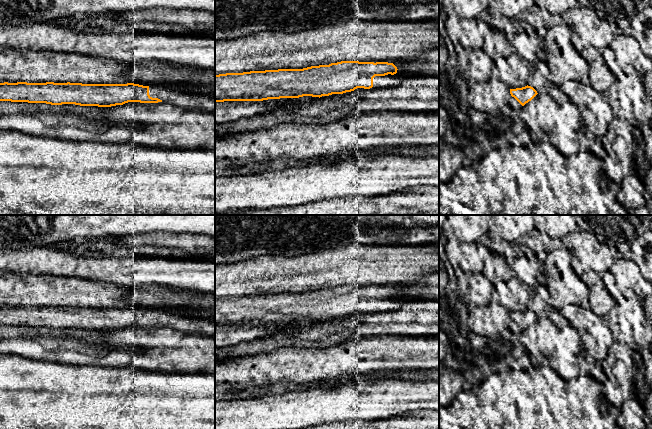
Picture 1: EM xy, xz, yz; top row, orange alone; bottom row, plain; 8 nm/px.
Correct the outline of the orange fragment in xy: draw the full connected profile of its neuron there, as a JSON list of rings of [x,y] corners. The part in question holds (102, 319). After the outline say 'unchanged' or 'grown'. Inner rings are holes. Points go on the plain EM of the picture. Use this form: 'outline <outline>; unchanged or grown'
outline [[[0,307],[0,325],[75,328],[111,331],[128,326],[169,326],[183,332],[201,332],[215,337],[215,323],[184,317],[176,312],[127,308]]]; grown

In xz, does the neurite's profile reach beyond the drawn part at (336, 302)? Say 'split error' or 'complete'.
split error

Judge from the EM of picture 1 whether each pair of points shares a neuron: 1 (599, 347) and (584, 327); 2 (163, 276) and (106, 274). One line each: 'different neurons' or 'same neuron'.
1: same neuron
2: same neuron

